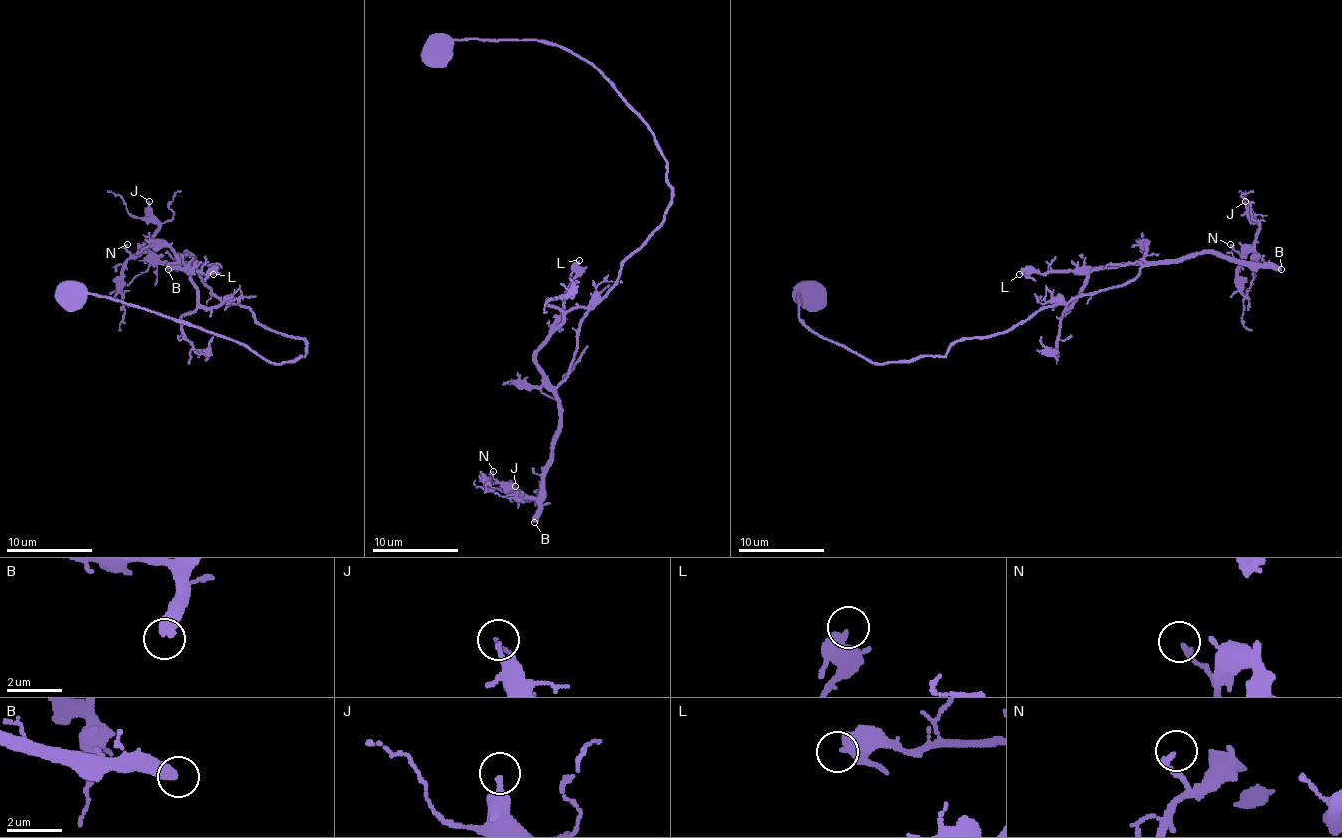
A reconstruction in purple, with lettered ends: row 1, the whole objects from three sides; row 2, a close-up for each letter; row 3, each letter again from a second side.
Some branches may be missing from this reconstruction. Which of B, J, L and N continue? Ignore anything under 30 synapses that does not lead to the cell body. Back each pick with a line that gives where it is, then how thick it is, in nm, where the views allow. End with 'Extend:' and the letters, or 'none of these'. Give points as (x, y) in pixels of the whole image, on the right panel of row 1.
B: (1281, 269) | 440 nm
Extend: B

